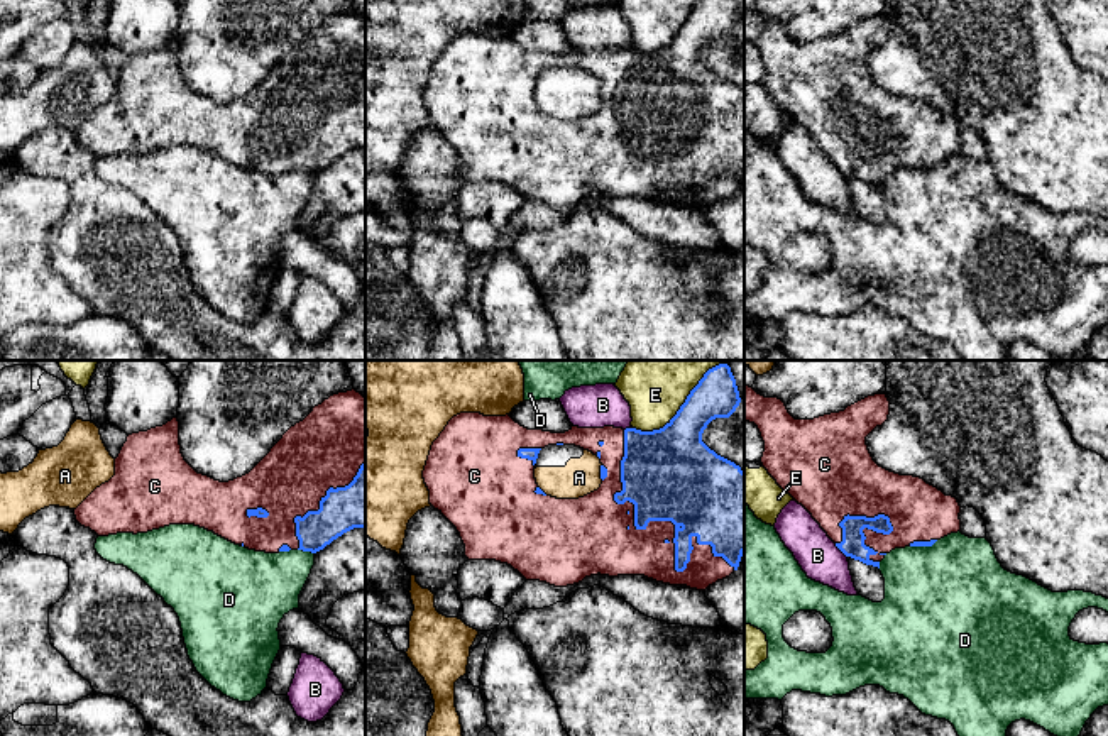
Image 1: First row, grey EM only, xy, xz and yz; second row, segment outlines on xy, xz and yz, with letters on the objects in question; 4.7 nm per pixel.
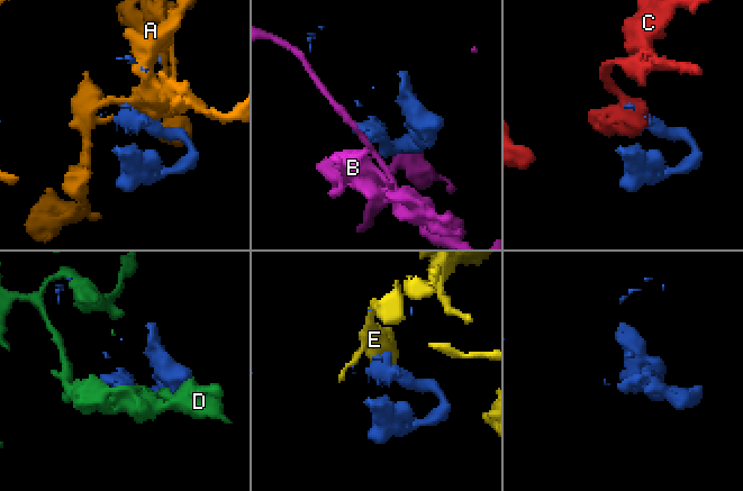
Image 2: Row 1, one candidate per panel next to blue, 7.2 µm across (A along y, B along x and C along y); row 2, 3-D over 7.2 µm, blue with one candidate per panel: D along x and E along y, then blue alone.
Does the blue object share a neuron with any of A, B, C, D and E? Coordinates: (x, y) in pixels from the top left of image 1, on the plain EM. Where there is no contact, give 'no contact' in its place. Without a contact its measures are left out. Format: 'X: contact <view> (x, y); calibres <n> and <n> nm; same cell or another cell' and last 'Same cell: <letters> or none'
A: contact xz (601, 93); calibres 30 and 180 nm; another cell
B: contact yz (839, 170); calibres 110 and 200 nm; another cell
C: contact xz (665, 141); calibres 440 and 220 nm; same cell
D: contact xy (307, 171); calibres 200 and 320 nm; another cell
E: contact xz (672, 39); calibres 420 and 220 nm; another cell
Same cell: C

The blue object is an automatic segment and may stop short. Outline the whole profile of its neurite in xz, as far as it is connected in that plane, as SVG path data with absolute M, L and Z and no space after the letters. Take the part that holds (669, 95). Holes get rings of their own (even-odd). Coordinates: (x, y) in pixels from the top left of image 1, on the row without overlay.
M700 0L677 36L653 52L572 47L565 54L551 54L528 51L509 36L460 34L431 66L423 91L430 125L457 149L469 181L507 184L526 201L567 208L597 195L645 196L656 203L705 211L738 191L744 174L744 93L702 63L707 46L716 39L729 39L739 24L736 0ZM548 66L575 66L597 76L602 85L601 108L579 120L546 117L536 105L535 85L540 71Z

